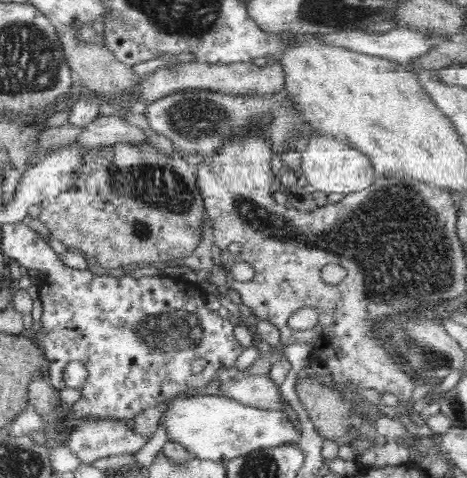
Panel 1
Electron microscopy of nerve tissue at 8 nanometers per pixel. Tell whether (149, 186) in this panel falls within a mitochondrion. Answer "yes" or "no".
yes

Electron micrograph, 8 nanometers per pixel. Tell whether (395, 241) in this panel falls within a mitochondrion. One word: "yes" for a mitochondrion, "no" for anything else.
yes

